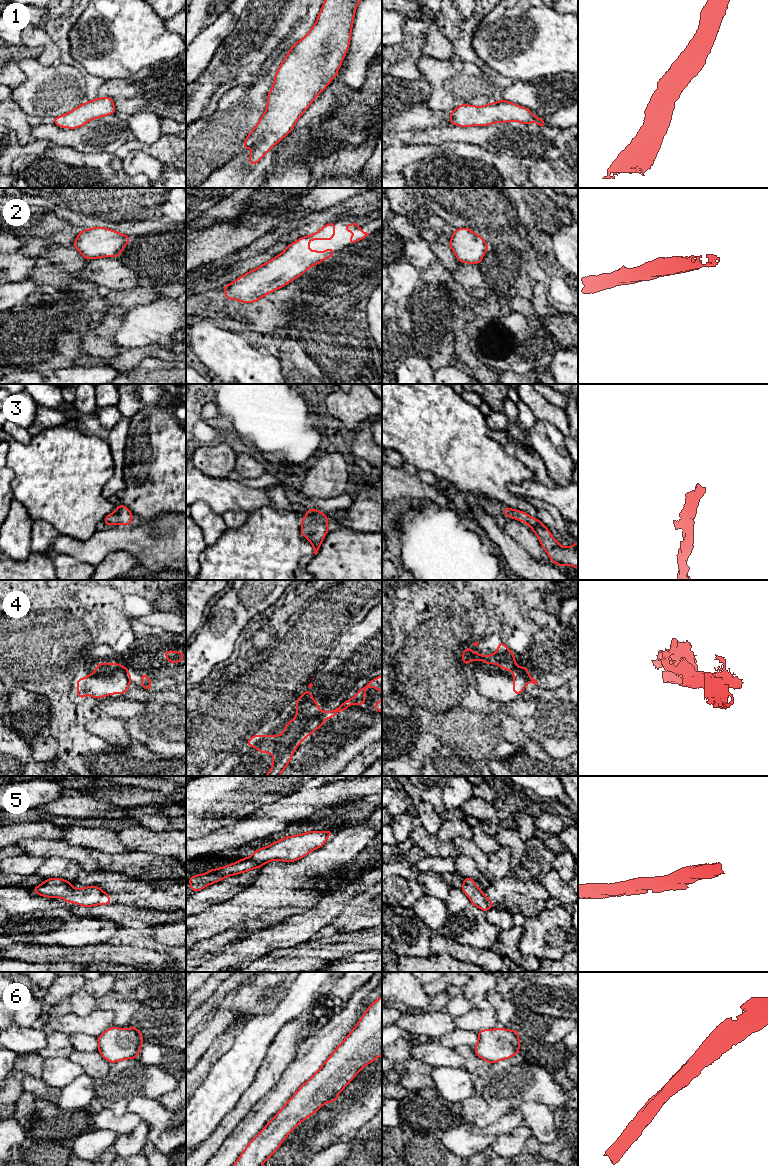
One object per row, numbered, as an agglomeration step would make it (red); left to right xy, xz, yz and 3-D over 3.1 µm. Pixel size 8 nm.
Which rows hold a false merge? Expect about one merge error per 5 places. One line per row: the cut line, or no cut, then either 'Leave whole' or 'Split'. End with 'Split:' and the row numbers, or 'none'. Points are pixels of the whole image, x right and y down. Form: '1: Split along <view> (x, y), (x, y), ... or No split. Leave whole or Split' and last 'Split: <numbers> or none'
1: No split. Leave whole
2: No split. Leave whole
3: No split. Leave whole
4: Split along yz (520, 668), (520, 672), (531, 681). Split
5: No split. Leave whole
6: No split. Leave whole
Split: 4

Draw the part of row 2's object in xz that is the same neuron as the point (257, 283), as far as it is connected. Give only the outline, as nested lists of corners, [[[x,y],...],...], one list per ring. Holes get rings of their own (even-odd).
[[[336,222],[329,223],[318,232],[299,238],[267,263],[223,286],[225,298],[253,303],[290,283],[310,267],[332,257],[335,254],[332,248],[327,248],[324,252],[316,249],[310,252],[309,241],[332,240],[336,235],[333,231],[335,227]]]

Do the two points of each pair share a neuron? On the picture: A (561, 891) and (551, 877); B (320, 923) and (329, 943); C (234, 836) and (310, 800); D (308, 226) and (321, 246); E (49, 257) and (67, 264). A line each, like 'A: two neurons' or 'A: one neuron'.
A: one neuron
B: two neurons
C: one neuron
D: two neurons
E: one neuron

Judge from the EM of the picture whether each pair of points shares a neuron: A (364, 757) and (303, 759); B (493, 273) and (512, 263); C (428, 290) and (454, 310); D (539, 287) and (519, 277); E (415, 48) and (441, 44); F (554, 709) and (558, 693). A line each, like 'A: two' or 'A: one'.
A: two
B: one
C: one
D: two
E: two
F: two

